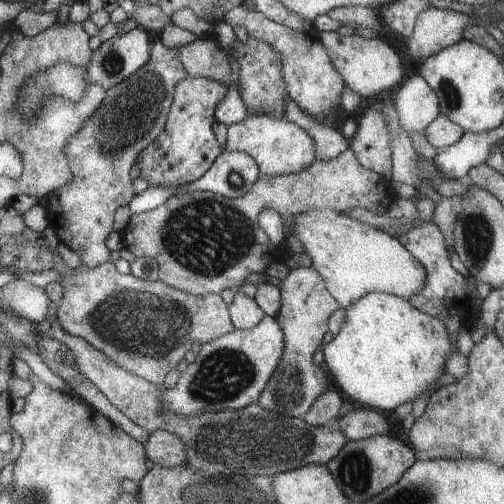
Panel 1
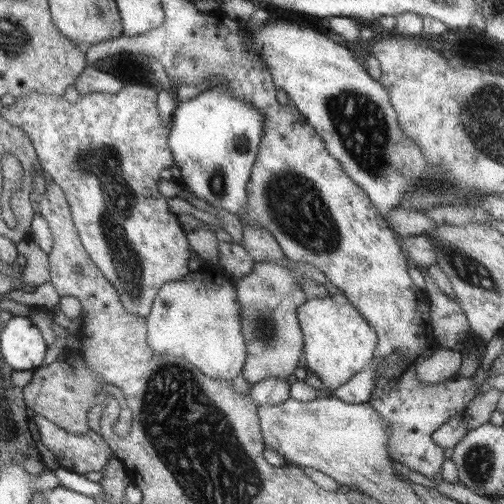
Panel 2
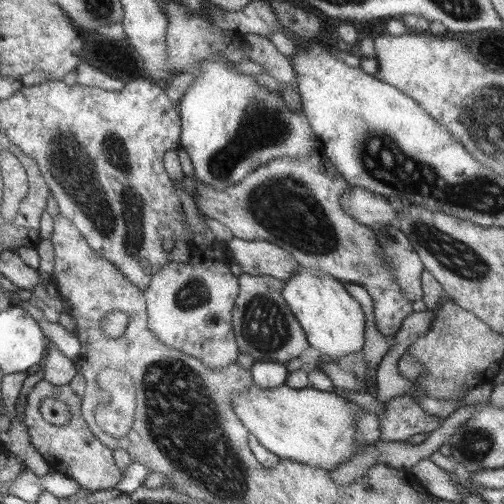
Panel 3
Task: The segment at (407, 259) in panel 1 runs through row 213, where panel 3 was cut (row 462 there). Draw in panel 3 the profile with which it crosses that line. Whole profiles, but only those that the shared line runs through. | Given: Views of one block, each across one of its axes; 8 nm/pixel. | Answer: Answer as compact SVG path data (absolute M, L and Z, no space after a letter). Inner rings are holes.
M251 382L247 390L231 394L231 410L259 444L277 458L289 458L319 468L335 468L353 456L353 442L361 442L353 424L355 408L359 406L347 404L337 394L315 388L289 388L285 384L261 390Z

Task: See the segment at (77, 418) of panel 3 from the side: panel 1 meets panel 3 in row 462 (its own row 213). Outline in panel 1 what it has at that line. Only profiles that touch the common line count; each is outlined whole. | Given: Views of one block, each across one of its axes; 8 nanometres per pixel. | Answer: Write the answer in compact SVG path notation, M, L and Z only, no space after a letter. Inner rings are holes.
M155 42L155 46L151 44L151 56L147 64L115 88L105 90L107 98L103 100L101 108L65 146L73 182L51 192L45 208L49 214L49 226L57 234L59 244L65 244L69 250L77 252L83 266L97 268L109 262L105 238L113 232L113 214L117 208L127 206L133 198L129 168L133 162L137 162L135 158L139 158L149 142L155 142L165 130L175 88L185 78L187 70L177 52L163 48L161 42Z

